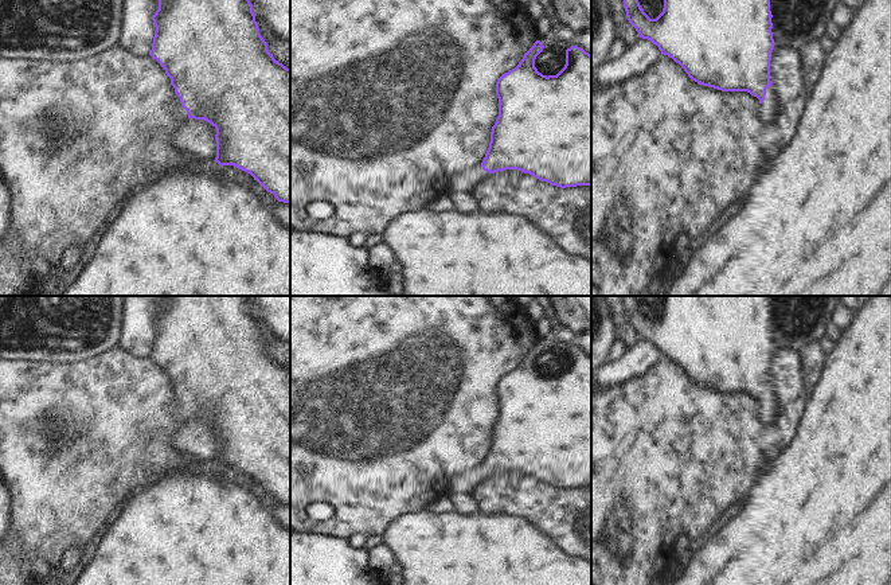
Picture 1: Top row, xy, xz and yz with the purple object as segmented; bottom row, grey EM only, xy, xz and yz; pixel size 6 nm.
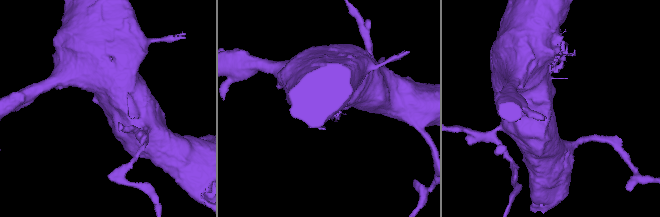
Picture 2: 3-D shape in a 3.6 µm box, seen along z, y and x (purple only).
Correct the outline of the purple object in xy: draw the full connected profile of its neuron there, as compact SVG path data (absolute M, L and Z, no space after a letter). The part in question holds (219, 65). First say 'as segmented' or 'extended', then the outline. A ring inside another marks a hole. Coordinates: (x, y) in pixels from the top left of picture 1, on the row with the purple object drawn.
extended | M159 0L159 9L152 16L156 27L152 50L149 55L156 59L171 78L172 97L161 108L161 124L180 126L185 120L204 120L215 129L216 157L215 161L223 165L234 165L257 180L278 202L290 204L290 69L274 59L267 50L267 43L259 34L258 23L250 0Z

